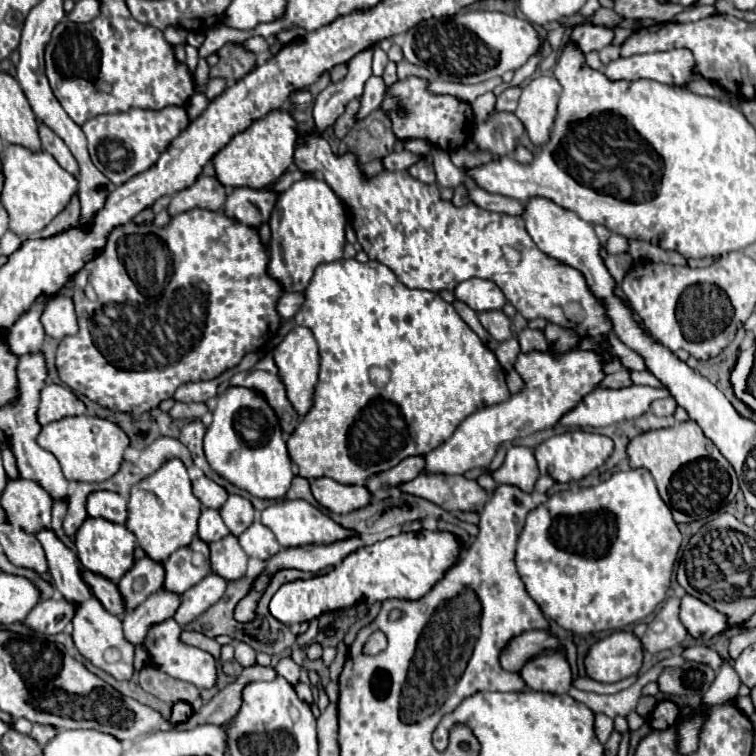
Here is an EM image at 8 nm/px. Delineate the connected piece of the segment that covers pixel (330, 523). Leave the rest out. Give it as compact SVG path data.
M282 500L282 502L270 504L268 508L262 510L262 524L266 524L274 532L282 548L304 546L310 542L330 544L330 542L336 542L338 538L346 538L346 534L352 534L344 530L342 526L338 526L330 516L326 516L322 510L318 510L306 500Z

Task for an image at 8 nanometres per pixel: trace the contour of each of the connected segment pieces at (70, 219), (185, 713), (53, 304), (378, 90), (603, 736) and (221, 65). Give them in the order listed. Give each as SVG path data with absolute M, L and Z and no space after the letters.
M74 196L74 202L70 202L70 206L66 206L66 210L62 214L58 214L58 218L54 218L54 222L50 222L50 226L46 226L46 230L42 230L38 236L50 238L50 236L62 234L62 232L78 226L78 218L80 218L80 202Z
M176 702L174 708L172 708L172 720L174 722L184 722L188 716L192 714L192 708L186 704L186 702Z
M68 296L52 298L42 314L42 324L46 334L52 338L62 340L66 336L74 336L78 332L78 318L74 312L72 298Z
M370 76L366 86L364 86L364 94L362 94L362 100L360 100L360 112L358 112L358 118L364 118L368 116L372 110L376 110L382 100L384 100L384 92L386 92L386 84L380 76Z
M596 714L596 736L602 744L606 744L606 740L610 738L610 734L614 732L614 720L608 718L606 714Z
M230 42L226 46L222 46L222 50L218 50L218 64L214 68L210 68L210 78L228 78L228 80L238 80L242 76L246 76L252 66L254 60L258 60L256 54L252 54L250 50L246 50L242 44Z

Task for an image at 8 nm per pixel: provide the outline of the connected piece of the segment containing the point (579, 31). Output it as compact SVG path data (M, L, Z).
M584 24L584 26L576 26L572 30L572 44L582 52L582 54L588 54L592 50L602 50L602 46L608 46L612 44L612 38L614 38L614 32L608 30L608 28L600 28L600 26L590 26L590 24Z

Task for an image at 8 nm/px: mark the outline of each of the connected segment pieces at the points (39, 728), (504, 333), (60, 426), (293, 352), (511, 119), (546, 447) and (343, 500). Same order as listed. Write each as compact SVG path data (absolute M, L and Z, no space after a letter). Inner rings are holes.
M34 724L34 728L32 728L32 736L44 746L44 744L48 744L54 736L58 734L58 730L54 728L54 726L42 726L42 724Z
M488 310L488 312L480 312L478 314L482 326L498 340L498 342L504 342L512 336L510 332L510 320L508 316L502 312L502 310Z
M84 414L46 424L38 436L38 444L58 458L66 480L104 482L118 472L124 450L130 446L130 438L118 424L106 418Z
M296 326L296 330L292 328L286 334L286 338L274 348L274 362L282 374L282 382L286 382L286 392L290 394L290 402L294 402L298 414L302 416L308 414L308 410L314 404L314 388L318 384L318 372L320 372L320 352L314 334L304 326Z
M496 114L476 126L472 140L480 150L490 150L496 156L508 156L514 152L514 146L522 134L524 126L516 114Z
M582 429L567 431L544 440L538 448L534 448L536 462L542 474L550 474L556 482L570 482L588 476L592 470L600 468L608 456L614 452L614 442L608 436L586 432Z
M318 478L318 480L310 480L310 486L312 486L312 494L314 498L324 506L328 508L330 512L336 512L336 514L348 514L348 512L354 512L358 508L364 508L370 504L372 500L372 494L368 492L366 486L360 486L360 484L340 484L340 482L334 482L332 478Z

